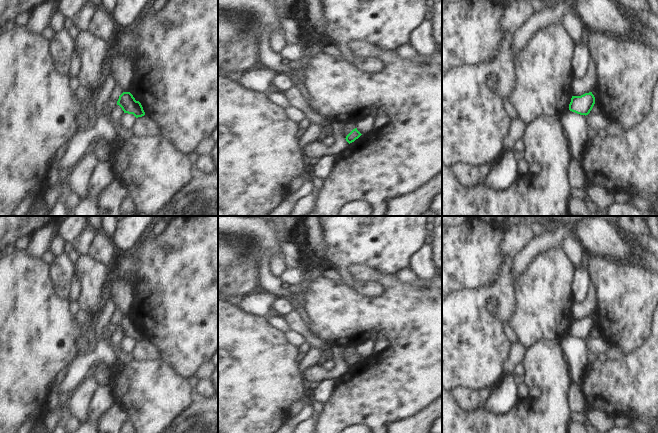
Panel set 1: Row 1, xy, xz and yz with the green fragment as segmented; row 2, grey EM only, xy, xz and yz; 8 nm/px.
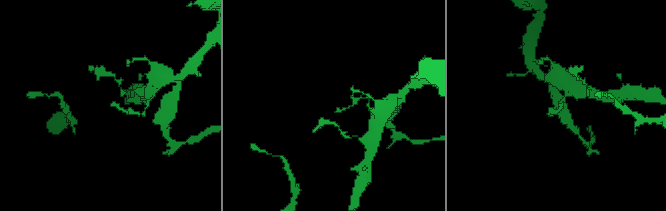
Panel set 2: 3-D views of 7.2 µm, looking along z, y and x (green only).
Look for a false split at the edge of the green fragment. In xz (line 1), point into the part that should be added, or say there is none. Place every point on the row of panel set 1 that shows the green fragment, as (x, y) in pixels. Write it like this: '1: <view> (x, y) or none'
1: none

